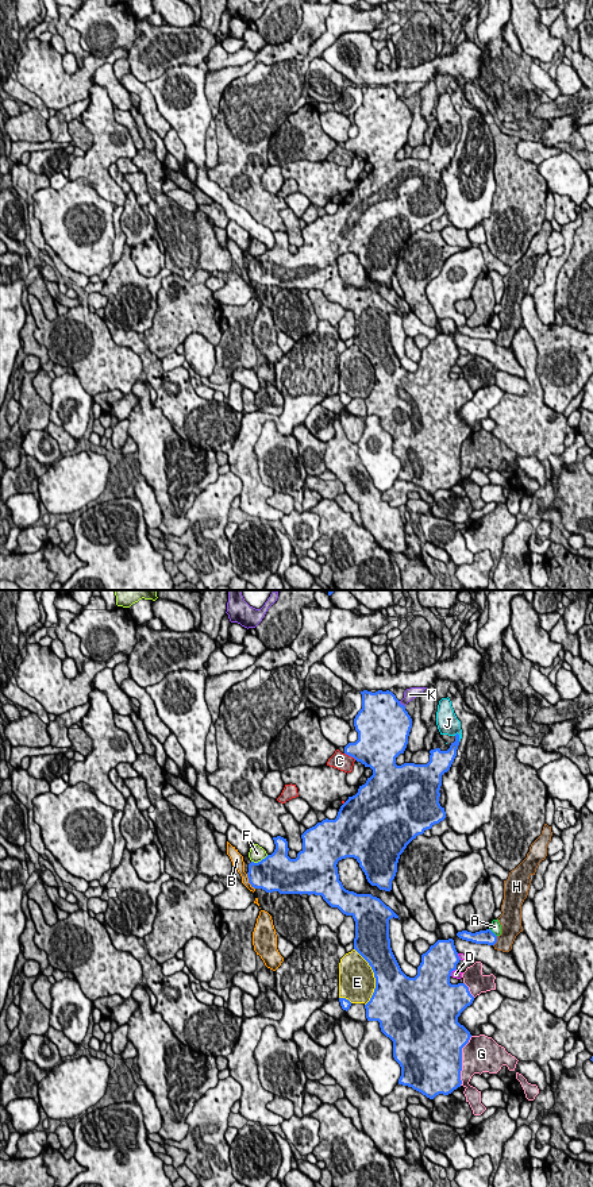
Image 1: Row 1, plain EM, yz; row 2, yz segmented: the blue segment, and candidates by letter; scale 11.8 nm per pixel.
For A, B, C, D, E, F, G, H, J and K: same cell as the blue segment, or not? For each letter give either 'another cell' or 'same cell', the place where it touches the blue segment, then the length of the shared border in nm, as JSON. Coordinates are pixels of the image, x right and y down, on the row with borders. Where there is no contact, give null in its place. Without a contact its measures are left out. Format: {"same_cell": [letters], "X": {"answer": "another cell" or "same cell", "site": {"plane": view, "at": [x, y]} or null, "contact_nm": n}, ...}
{"same_cell": ["J"], "A": {"answer": "another cell", "site": {"plane": "yz", "at": [492, 932]}, "contact_nm": 140}, "B": {"answer": "another cell", "site": {"plane": "yz", "at": [249, 882]}, "contact_nm": 220}, "C": {"answer": "another cell", "site": {"plane": "yz", "at": [350, 755]}, "contact_nm": 170}, "D": {"answer": "another cell", "site": {"plane": "yz", "at": [451, 971]}, "contact_nm": 120}, "E": {"answer": "another cell", "site": {"plane": "yz", "at": [374, 977]}, "contact_nm": 700}, "F": {"answer": "another cell", "site": {"plane": "yz", "at": [261, 860]}, "contact_nm": 220}, "G": {"answer": "another cell", "site": {"plane": "yz", "at": [461, 1060]}, "contact_nm": 600}, "H": {"answer": "another cell", "site": {"plane": "yz", "at": [496, 941]}, "contact_nm": 140}, "J": {"answer": "same cell", "site": {"plane": "yz", "at": [458, 736]}, "contact_nm": 120}, "K": {"answer": "another cell", "site": {"plane": "yz", "at": [400, 704]}, "contact_nm": 110}}

